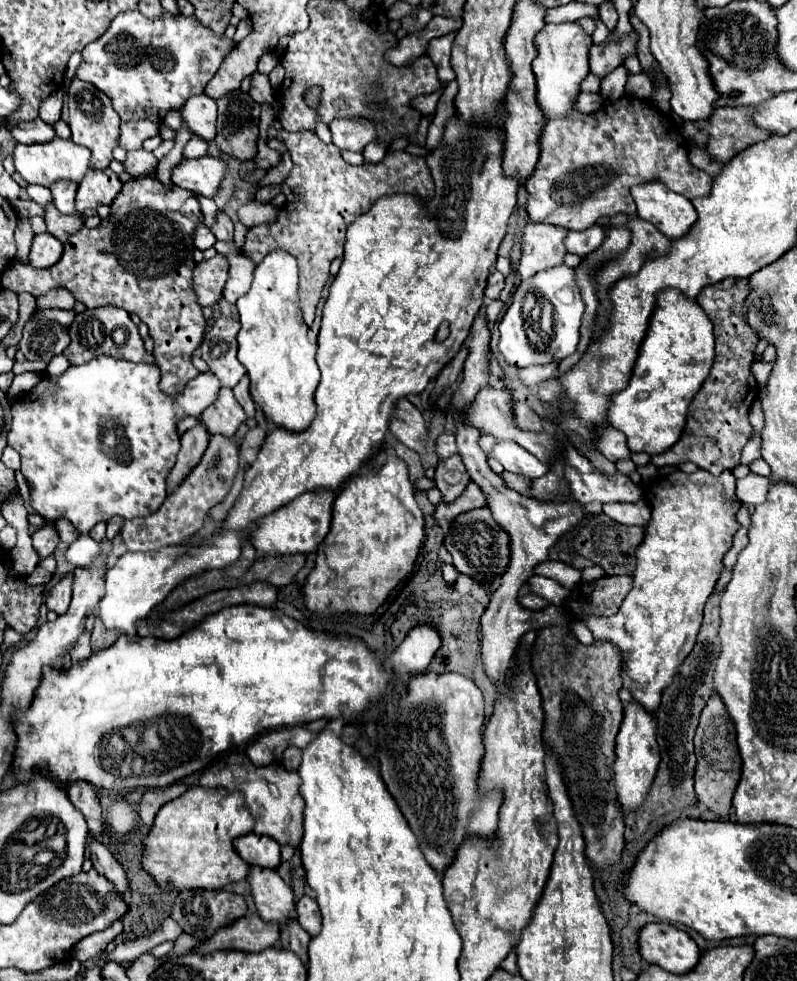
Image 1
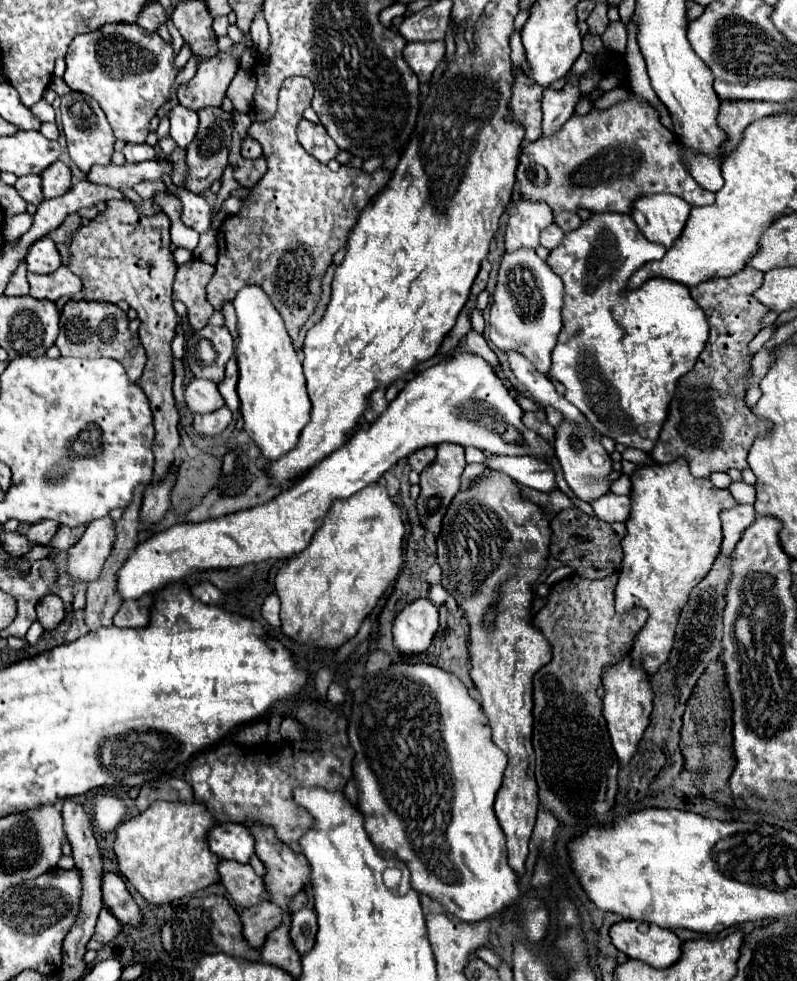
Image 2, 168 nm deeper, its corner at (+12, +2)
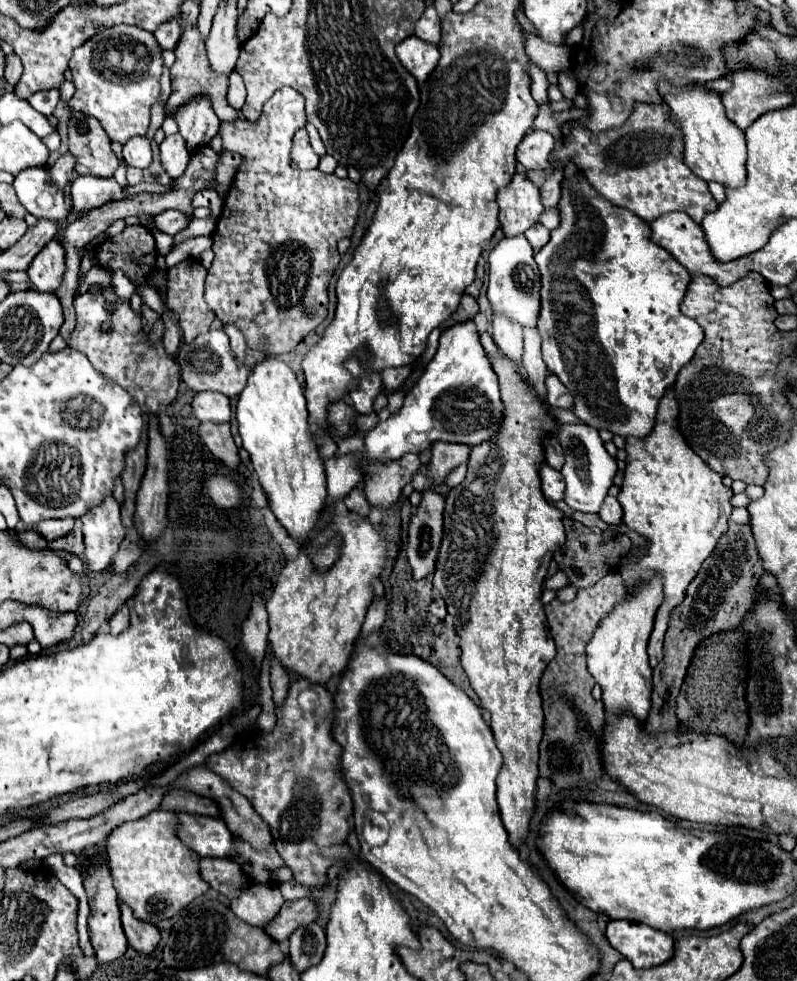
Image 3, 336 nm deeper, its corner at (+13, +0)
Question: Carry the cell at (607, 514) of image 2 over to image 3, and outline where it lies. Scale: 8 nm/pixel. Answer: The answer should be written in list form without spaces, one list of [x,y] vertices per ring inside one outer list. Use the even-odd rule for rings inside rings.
[[[607,496],[601,510],[599,510],[599,516],[607,524],[615,524],[615,526],[621,524],[623,522],[623,510],[621,510],[621,504],[617,502],[617,498]]]

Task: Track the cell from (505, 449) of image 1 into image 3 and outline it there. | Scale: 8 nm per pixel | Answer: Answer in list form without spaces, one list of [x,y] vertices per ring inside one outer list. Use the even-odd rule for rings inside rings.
[[[543,464],[543,468],[541,468],[541,488],[543,488],[543,494],[545,494],[547,500],[551,500],[551,502],[563,500],[563,494],[565,494],[563,474],[553,470],[551,466]]]

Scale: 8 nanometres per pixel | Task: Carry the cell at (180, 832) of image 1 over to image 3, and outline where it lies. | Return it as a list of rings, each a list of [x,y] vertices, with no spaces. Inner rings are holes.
[[[157,808],[145,818],[121,824],[107,838],[109,868],[119,902],[127,904],[141,922],[159,924],[209,890],[209,884],[199,878],[199,854],[181,844],[175,834],[175,822],[175,814]]]

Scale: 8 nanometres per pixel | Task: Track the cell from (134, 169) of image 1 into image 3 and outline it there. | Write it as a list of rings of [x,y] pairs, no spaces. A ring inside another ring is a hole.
[[[129,138],[123,144],[123,160],[135,168],[147,168],[151,164],[151,148],[149,140],[143,138]]]

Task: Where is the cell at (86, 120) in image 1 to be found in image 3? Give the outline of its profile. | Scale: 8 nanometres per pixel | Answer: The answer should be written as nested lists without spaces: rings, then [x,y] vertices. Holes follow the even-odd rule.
[[[73,112],[73,118],[69,120],[69,150],[77,158],[77,174],[79,176],[99,176],[99,178],[111,178],[119,166],[117,156],[111,150],[111,140],[99,126],[99,122],[91,116],[85,116],[81,112]]]

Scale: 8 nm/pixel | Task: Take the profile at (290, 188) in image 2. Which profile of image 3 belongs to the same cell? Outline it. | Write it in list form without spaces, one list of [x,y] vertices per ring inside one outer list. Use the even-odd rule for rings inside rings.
[[[281,88],[265,102],[259,120],[249,122],[239,118],[235,122],[221,122],[219,130],[223,150],[239,154],[243,162],[229,186],[223,212],[213,232],[215,260],[205,280],[205,302],[223,324],[237,324],[251,350],[263,350],[273,356],[295,350],[295,346],[327,318],[327,286],[341,260],[337,242],[353,234],[359,212],[357,184],[349,178],[337,178],[321,170],[291,168],[291,138],[303,126],[305,98],[293,88]]]

